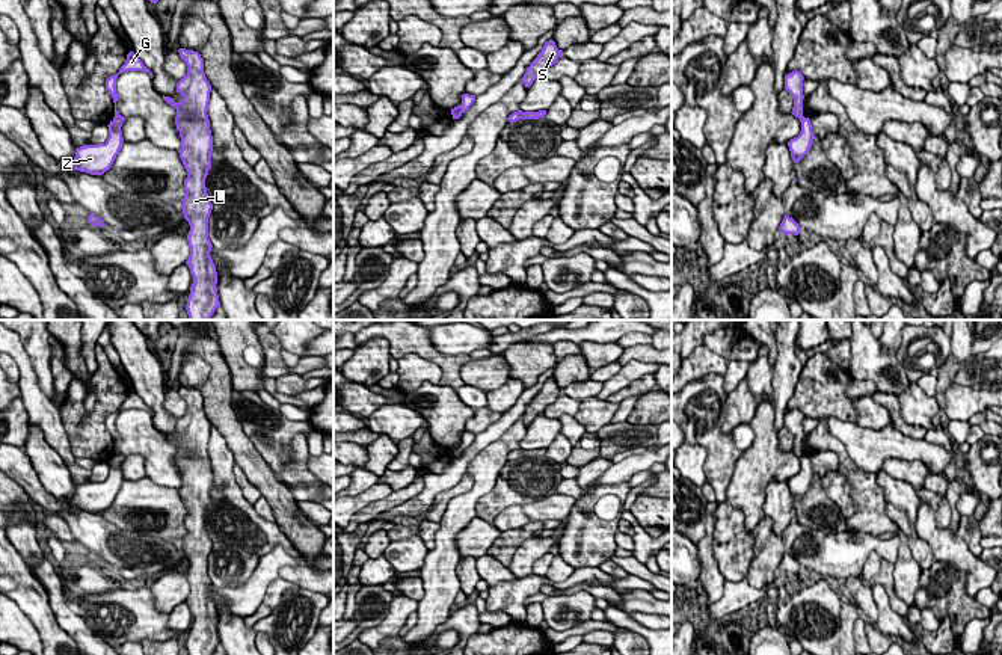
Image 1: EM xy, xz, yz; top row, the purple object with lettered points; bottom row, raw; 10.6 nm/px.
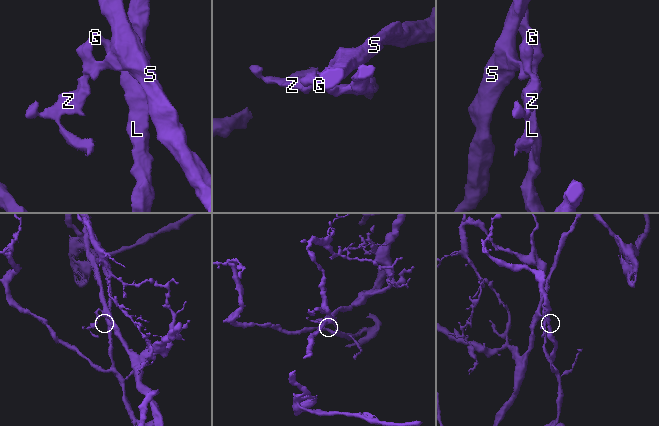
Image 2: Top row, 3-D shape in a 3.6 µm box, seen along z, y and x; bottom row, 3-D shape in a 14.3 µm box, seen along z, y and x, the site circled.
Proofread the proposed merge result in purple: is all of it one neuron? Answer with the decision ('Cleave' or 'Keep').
Cleave

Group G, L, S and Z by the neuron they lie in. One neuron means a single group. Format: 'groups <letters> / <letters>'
groups G L / S Z

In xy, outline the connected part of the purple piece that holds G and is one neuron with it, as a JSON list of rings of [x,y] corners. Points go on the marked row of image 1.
[[[130,51],[127,54],[127,60],[125,63],[121,66],[119,72],[115,74],[115,75],[110,75],[107,80],[106,80],[106,89],[109,91],[109,94],[112,95],[113,98],[113,103],[115,103],[115,118],[121,116],[119,112],[116,110],[116,101],[119,98],[119,94],[116,92],[116,78],[119,74],[122,72],[128,72],[128,71],[145,71],[151,75],[152,78],[152,72],[143,65],[143,62],[133,53]]]

